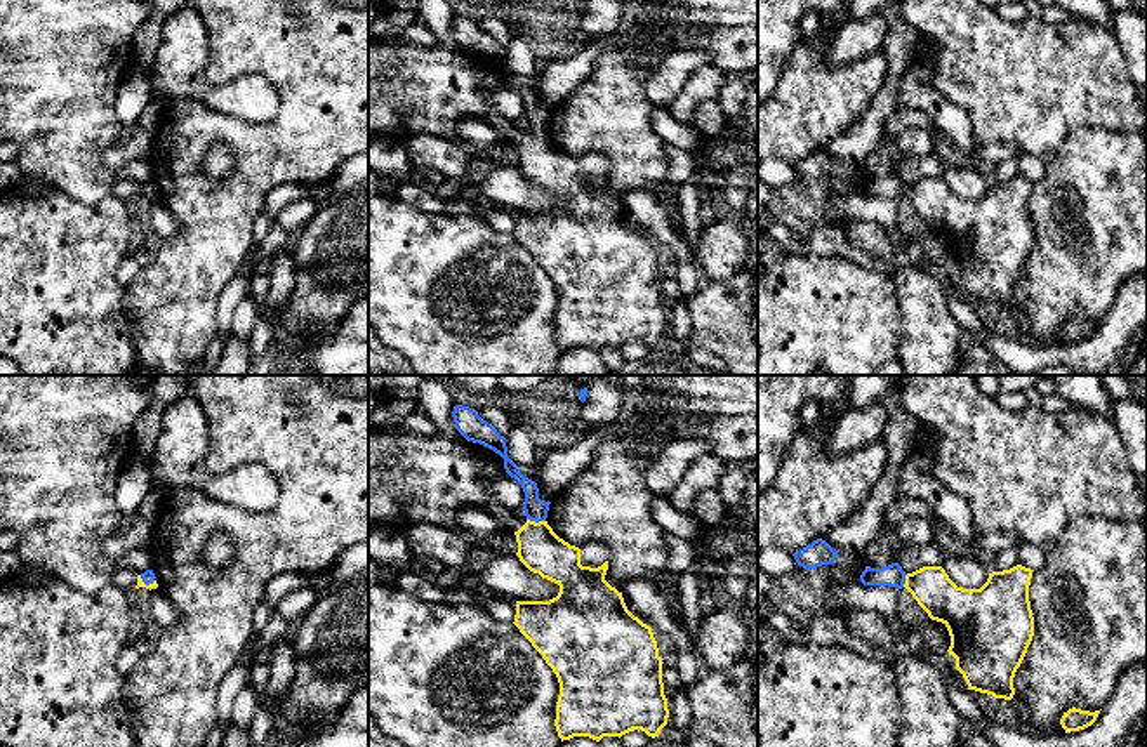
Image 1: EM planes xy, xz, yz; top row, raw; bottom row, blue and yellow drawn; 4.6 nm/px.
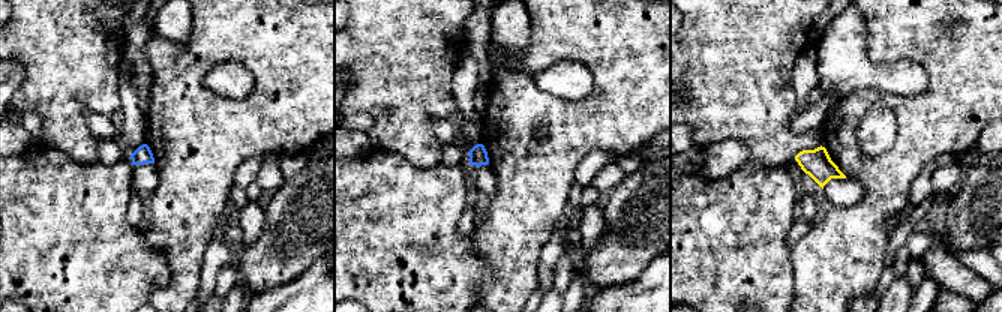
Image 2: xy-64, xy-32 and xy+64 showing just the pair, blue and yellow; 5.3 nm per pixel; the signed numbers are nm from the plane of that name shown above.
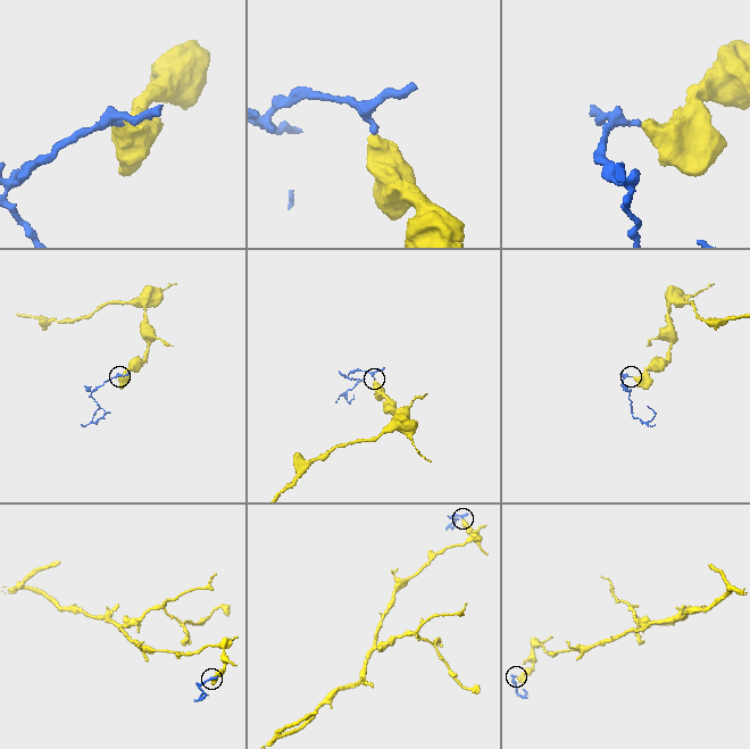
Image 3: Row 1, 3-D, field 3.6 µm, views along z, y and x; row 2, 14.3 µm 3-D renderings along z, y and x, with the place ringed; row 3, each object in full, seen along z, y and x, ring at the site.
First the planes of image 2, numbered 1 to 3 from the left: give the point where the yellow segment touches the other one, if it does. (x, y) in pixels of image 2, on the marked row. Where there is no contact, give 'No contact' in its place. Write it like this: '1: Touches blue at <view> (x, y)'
1: No contact
2: No contact
3: No contact

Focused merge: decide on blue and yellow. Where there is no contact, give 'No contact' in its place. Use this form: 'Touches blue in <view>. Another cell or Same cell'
Touches blue in xz. Same cell

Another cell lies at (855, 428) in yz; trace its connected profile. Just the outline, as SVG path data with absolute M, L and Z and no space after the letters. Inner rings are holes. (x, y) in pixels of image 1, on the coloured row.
M881 400L867 408L845 407L831 429L824 433L824 450L843 455L879 440L886 419Z

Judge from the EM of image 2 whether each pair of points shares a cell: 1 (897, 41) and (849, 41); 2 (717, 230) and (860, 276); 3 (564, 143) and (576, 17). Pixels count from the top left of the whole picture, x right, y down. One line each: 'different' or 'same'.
1: different
2: different
3: same

